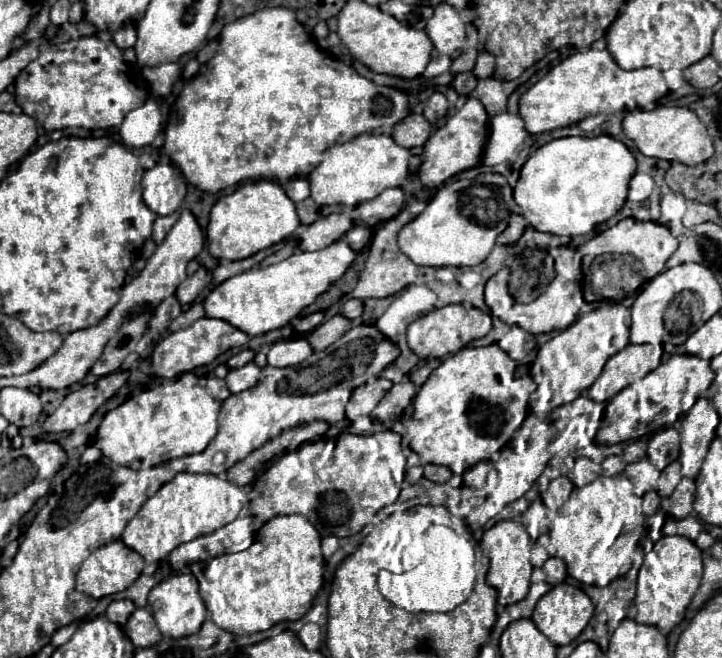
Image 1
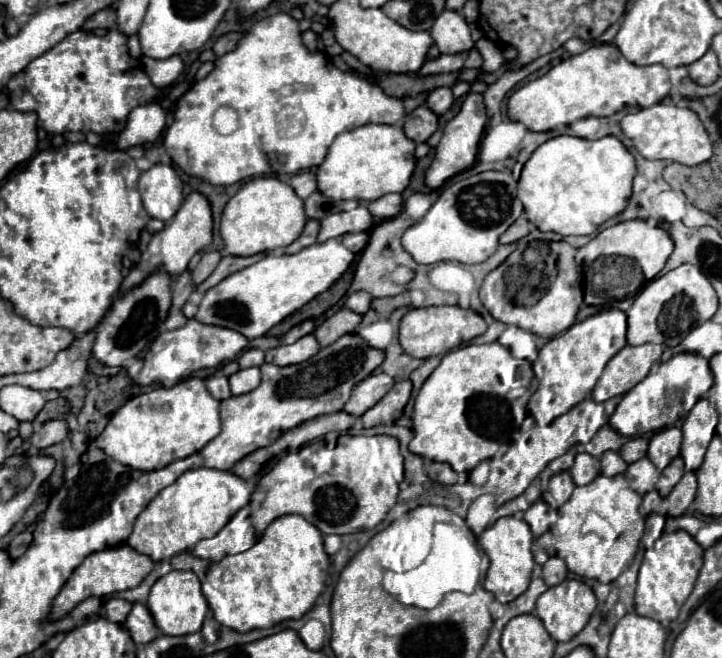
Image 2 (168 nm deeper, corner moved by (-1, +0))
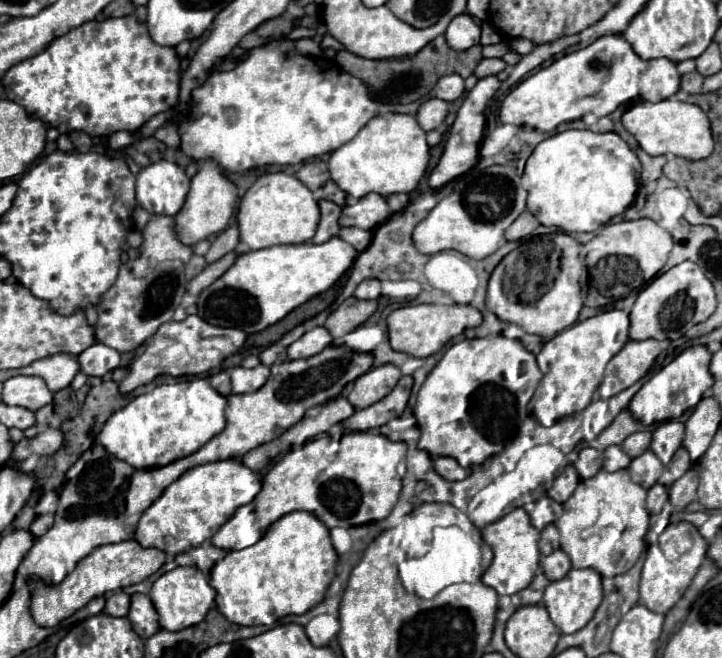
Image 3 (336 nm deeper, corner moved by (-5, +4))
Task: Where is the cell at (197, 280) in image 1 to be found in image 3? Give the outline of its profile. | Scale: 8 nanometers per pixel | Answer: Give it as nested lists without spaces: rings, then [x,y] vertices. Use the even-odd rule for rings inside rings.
[[[231,226],[227,230],[223,230],[213,242],[211,242],[211,248],[209,252],[205,254],[205,260],[207,264],[213,264],[215,260],[219,260],[221,256],[225,256],[227,252],[233,252],[239,244],[239,230],[237,226]]]

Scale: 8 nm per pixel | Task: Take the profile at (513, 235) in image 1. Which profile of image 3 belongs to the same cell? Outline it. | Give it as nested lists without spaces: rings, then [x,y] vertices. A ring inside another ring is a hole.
[[[525,210],[525,212],[505,230],[505,238],[507,238],[507,240],[521,240],[521,238],[527,238],[527,236],[531,236],[531,234],[535,232],[537,226],[539,226],[537,218],[535,218],[529,210]]]

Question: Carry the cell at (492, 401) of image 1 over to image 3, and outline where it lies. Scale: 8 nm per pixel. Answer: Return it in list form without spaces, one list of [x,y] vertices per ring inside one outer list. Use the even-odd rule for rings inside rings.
[[[499,334],[453,344],[427,376],[417,395],[414,414],[417,428],[421,430],[419,448],[429,452],[431,456],[455,458],[463,468],[481,466],[517,436],[519,426],[527,418],[527,404],[541,378],[543,374],[535,362],[535,356],[527,352],[519,340],[509,340]]]

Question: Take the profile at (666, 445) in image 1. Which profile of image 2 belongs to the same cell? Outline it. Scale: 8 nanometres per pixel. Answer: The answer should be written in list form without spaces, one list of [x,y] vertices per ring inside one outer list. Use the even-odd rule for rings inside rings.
[[[677,426],[659,430],[649,440],[649,460],[657,466],[657,470],[663,470],[673,458],[679,456],[681,450],[681,430]]]

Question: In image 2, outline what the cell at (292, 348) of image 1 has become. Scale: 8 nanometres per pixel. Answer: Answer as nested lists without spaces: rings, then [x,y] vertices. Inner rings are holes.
[[[307,334],[299,338],[295,344],[289,346],[279,346],[275,354],[275,364],[277,366],[289,366],[289,364],[299,364],[305,362],[307,358],[315,356],[319,352],[319,342],[315,340],[313,334]]]

